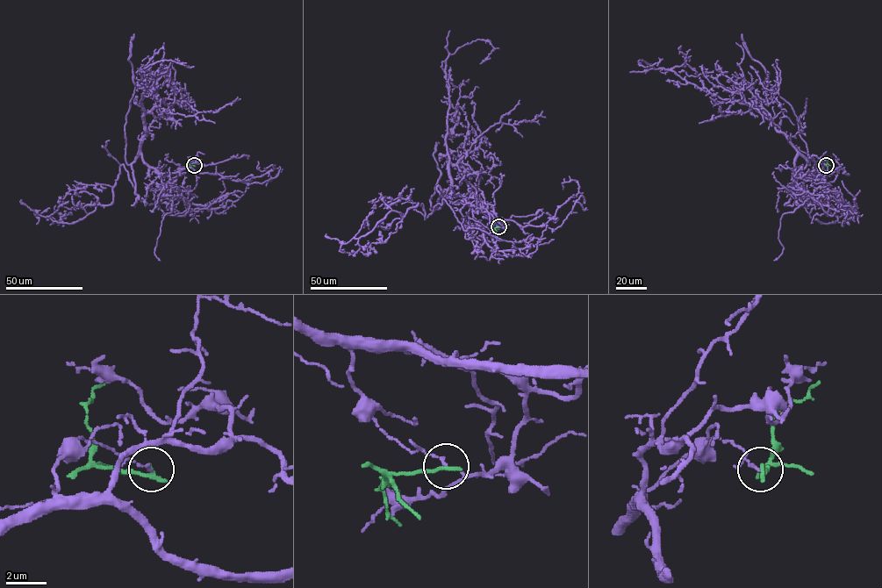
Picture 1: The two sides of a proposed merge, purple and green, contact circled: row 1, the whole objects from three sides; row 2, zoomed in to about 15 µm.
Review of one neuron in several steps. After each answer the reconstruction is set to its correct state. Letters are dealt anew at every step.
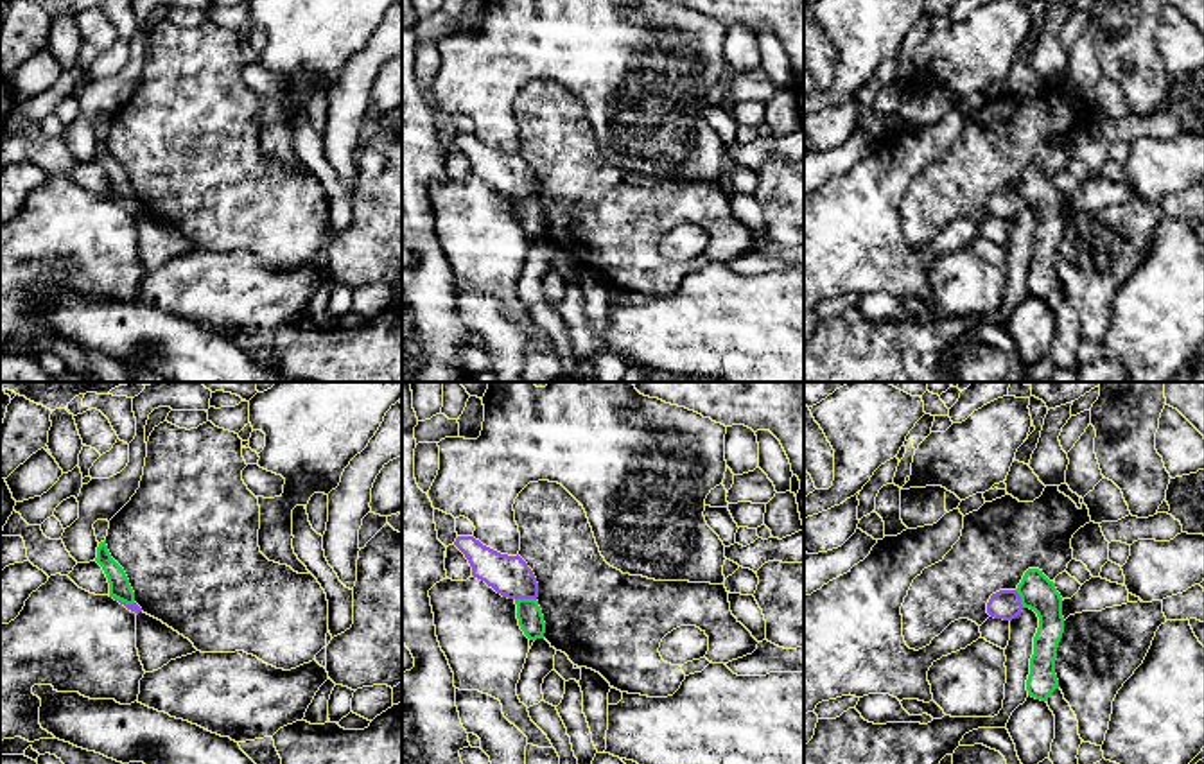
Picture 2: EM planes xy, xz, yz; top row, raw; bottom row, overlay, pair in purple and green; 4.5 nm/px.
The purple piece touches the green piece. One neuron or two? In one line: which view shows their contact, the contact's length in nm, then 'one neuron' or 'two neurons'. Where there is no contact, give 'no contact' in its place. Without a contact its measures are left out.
xz | 100 nm | two neurons

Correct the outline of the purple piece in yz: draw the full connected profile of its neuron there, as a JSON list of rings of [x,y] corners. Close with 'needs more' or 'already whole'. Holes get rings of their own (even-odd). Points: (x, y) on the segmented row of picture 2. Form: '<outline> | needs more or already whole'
[[[999,590],[987,603],[987,613],[994,619],[1012,621],[1021,610],[1021,597],[1016,590]]] | already whole

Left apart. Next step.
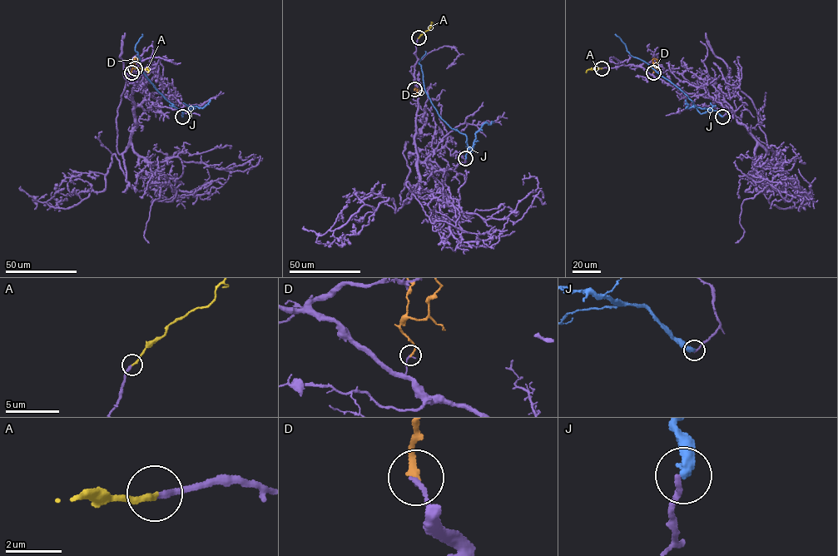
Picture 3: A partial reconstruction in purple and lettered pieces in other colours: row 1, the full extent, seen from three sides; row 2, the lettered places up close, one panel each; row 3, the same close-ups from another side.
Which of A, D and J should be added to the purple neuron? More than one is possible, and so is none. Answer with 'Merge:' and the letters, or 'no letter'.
Merge: A

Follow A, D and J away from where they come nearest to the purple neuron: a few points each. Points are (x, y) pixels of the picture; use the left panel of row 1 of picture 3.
A: (135, 68), (147, 69), (147, 72)
D: (131, 72), (139, 59), (136, 58)
J: (182, 116), (185, 111), (183, 113), (169, 102), (141, 70), (135, 50), (141, 34)

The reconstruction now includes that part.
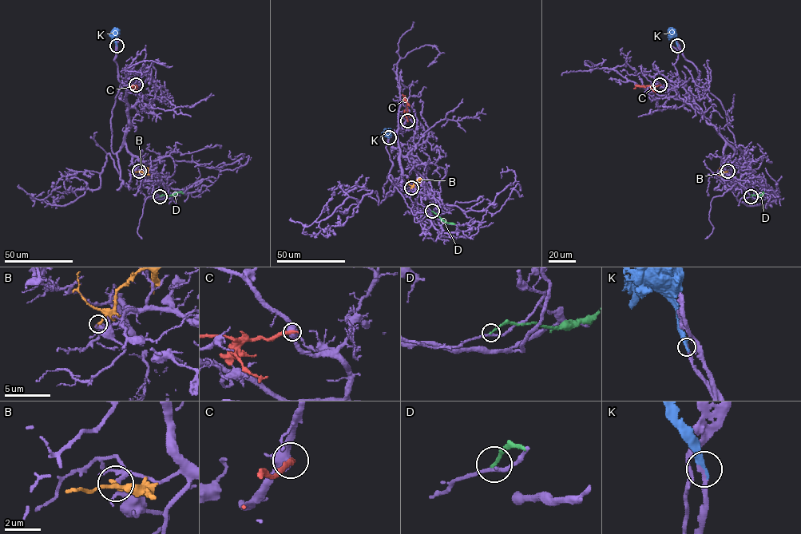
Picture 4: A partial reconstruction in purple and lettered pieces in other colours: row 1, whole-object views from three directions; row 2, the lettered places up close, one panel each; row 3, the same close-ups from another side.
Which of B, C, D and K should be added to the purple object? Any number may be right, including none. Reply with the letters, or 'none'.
K

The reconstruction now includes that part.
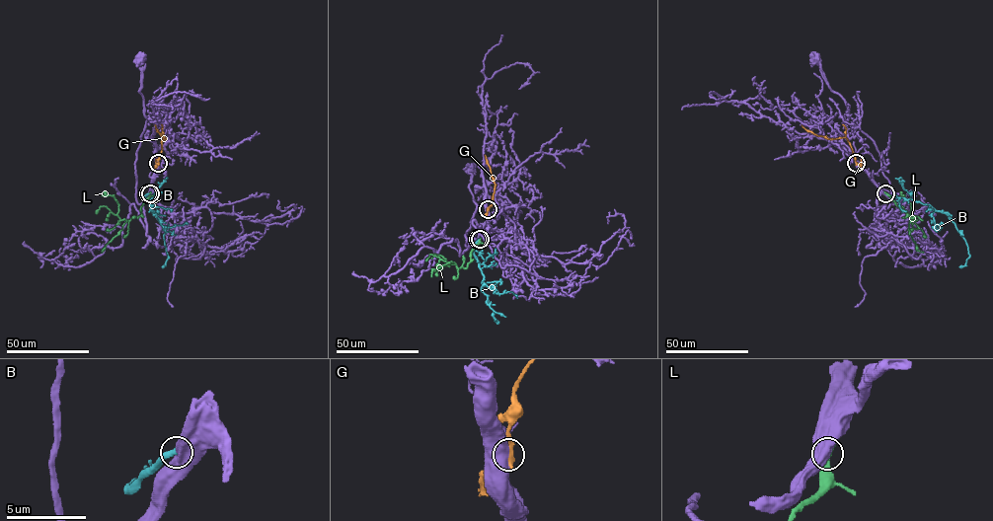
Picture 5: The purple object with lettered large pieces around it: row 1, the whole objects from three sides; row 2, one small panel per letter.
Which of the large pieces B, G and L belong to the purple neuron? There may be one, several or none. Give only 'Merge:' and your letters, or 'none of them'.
Merge: B

